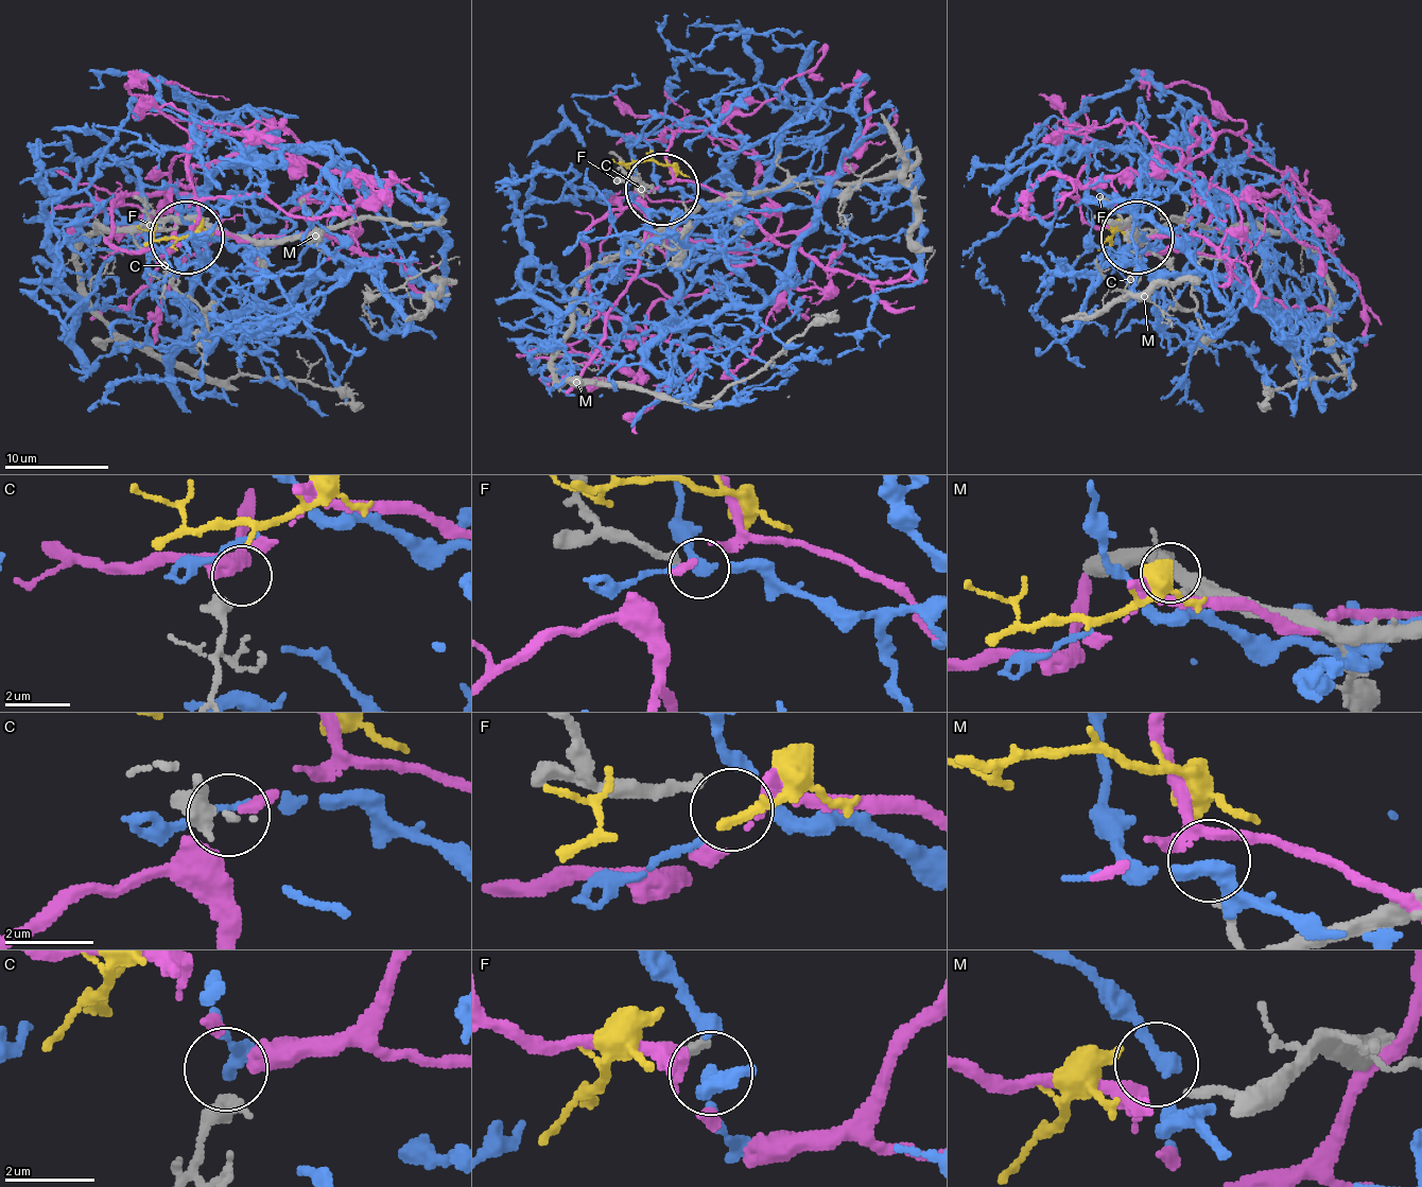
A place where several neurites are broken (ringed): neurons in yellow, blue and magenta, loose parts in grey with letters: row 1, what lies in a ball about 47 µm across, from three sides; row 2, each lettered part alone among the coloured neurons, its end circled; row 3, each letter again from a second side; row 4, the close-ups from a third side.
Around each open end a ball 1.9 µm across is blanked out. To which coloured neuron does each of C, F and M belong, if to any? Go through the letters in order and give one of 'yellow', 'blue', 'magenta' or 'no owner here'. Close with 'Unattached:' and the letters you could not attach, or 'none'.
C: no owner here
F: blue
M: yellow
Unattached: C

